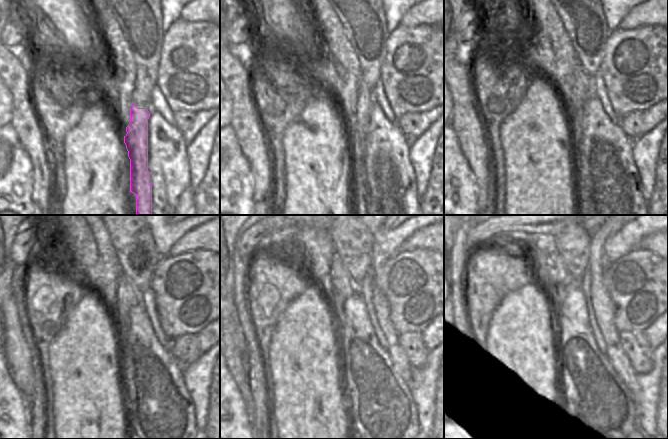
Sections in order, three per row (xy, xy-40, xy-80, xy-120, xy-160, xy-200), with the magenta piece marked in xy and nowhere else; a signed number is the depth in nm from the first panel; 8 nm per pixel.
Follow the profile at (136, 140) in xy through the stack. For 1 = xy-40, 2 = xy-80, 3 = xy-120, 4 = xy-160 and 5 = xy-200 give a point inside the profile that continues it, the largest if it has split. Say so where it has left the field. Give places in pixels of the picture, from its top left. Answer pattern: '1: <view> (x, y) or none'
1: xy-40 (357, 132)
2: xy-80 (577, 84)
3: xy-120 (125, 299)
4: xy-160 (340, 286)
5: xy-200 (557, 278)

